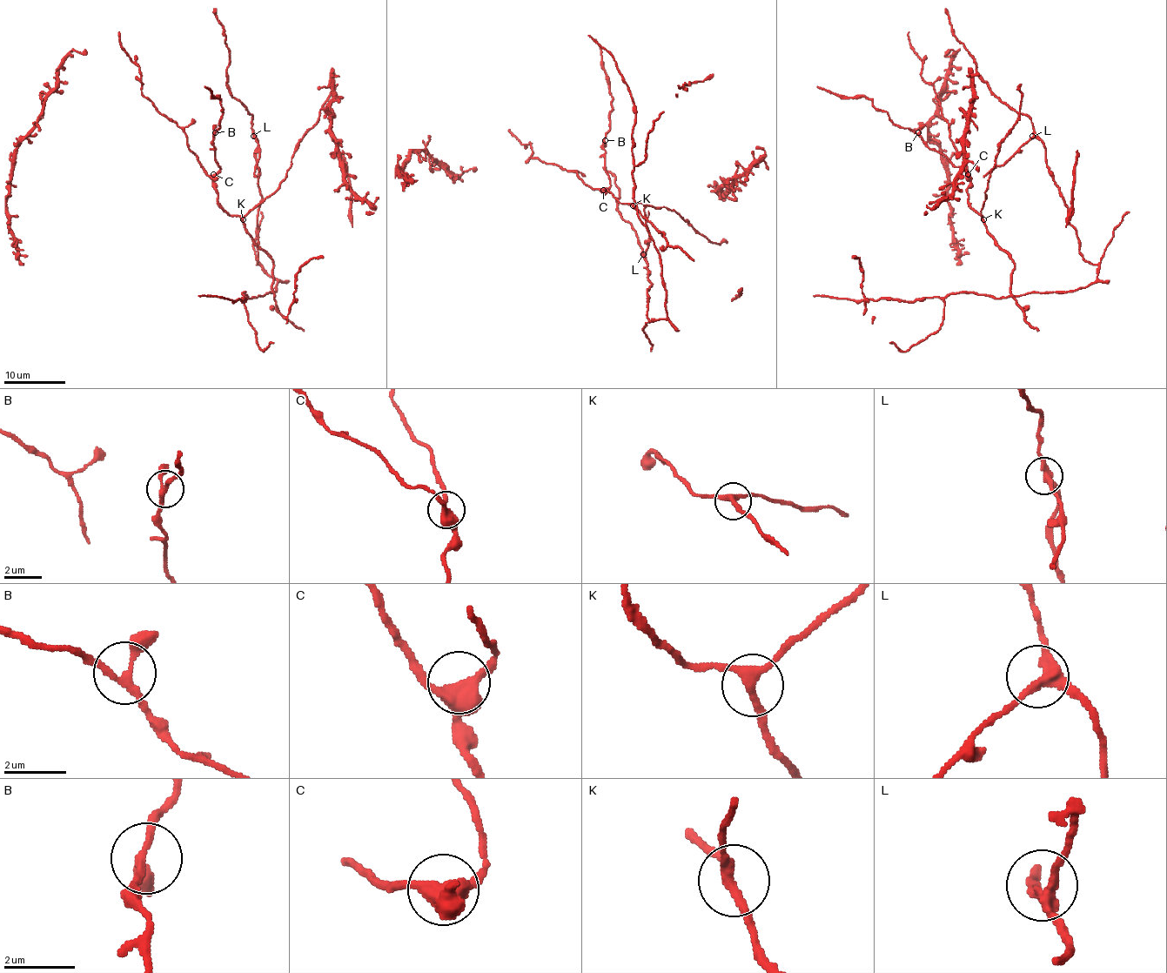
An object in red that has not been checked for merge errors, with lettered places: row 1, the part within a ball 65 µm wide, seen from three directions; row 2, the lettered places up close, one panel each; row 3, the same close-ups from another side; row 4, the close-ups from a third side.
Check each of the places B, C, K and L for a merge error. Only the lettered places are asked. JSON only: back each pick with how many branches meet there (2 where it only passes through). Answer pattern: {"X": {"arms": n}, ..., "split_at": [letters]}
{"split_at": []}

